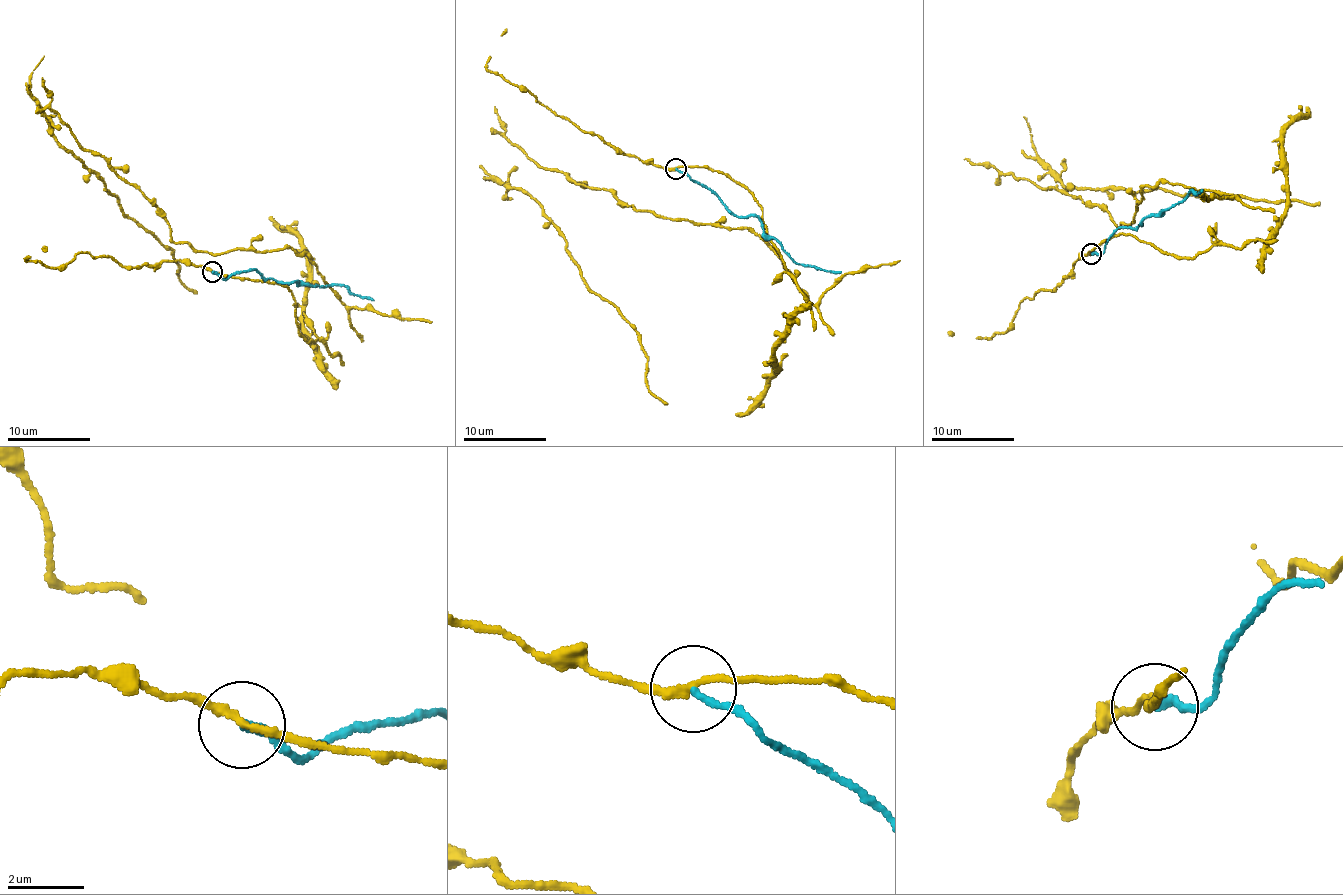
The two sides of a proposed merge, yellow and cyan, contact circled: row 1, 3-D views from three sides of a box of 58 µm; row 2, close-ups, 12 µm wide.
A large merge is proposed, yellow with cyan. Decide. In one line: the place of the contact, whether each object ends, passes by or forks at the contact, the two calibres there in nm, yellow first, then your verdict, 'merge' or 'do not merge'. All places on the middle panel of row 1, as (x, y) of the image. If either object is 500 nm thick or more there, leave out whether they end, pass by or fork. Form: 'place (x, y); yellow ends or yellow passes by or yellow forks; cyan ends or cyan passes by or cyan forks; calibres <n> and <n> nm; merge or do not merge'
place (676, 168); yellow passes by; cyan ends; calibres 190 and 200 nm; do not merge

